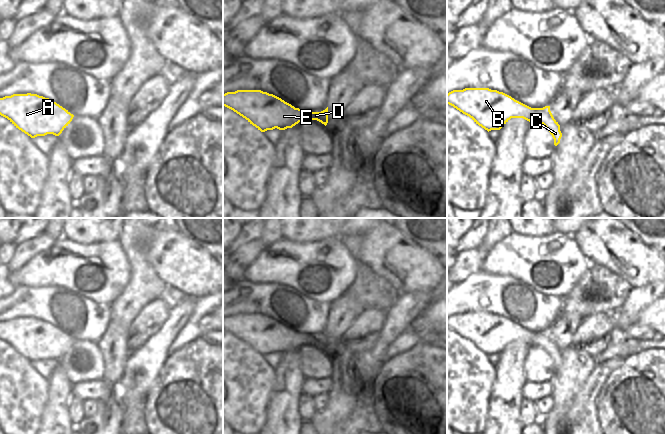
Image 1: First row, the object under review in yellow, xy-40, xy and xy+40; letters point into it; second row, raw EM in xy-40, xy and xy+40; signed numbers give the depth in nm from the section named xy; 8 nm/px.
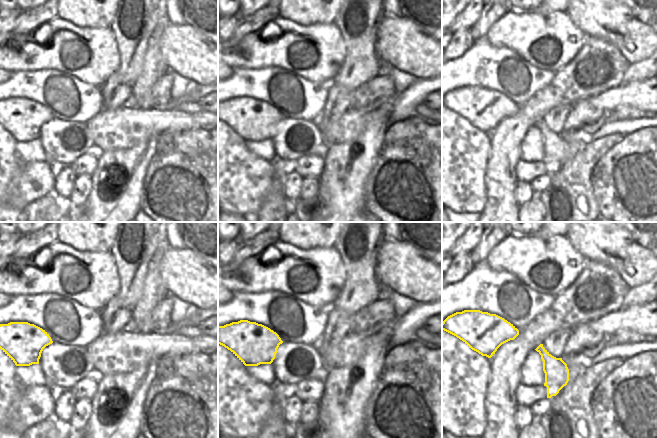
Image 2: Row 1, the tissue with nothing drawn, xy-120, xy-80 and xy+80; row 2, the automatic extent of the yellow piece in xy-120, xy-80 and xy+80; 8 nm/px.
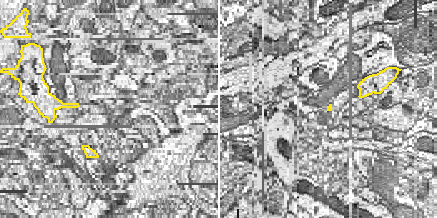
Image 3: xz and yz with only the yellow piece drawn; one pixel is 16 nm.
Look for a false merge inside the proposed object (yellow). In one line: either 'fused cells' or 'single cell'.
single cell

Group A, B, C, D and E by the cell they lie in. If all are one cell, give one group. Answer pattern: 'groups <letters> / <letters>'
groups A B C D E

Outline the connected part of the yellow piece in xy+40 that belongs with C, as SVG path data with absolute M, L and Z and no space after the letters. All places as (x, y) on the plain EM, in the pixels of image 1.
M465 312L463 314L453 314L447 318L447 328L469 340L476 348L488 356L491 354L500 354L511 342L523 342L529 346L535 345L543 348L552 359L555 370L560 367L562 361L560 349L554 343L550 335L550 330L531 332L497 314L491 314L489 312Z

